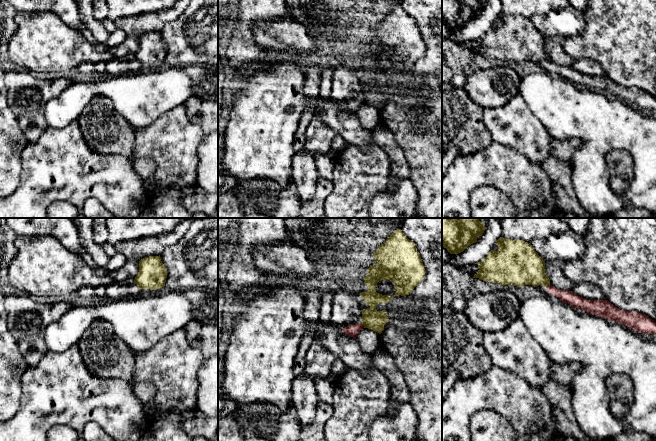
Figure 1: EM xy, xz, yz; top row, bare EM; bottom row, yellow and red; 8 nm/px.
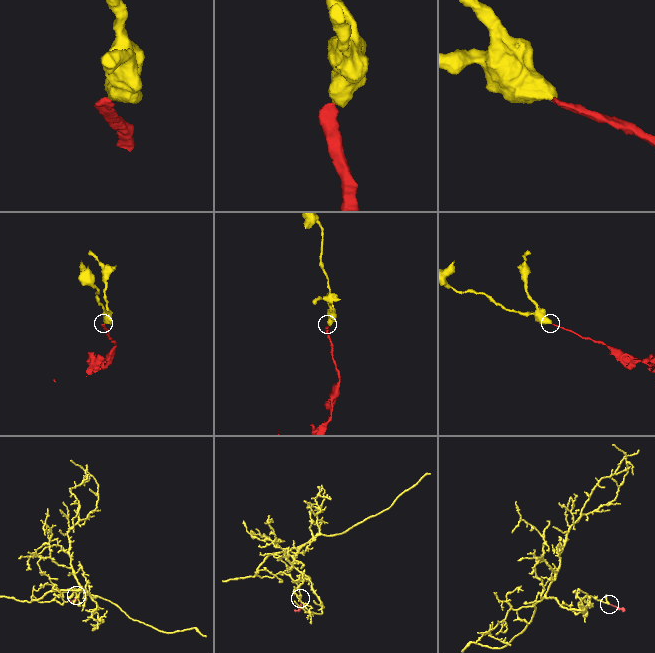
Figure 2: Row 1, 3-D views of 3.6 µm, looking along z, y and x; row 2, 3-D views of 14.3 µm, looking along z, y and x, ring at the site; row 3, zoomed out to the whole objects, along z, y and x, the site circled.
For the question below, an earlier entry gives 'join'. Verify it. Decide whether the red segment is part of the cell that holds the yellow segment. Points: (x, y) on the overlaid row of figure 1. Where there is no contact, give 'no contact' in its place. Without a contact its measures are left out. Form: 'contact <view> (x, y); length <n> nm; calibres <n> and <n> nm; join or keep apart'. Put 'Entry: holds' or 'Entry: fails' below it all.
contact xz (363, 325); length 50 nm; calibres 160 and 90 nm; keep apart
Entry: fails

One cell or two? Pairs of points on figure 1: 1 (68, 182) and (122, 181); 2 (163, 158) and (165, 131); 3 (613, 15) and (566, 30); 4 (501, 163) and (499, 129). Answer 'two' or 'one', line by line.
1: one
2: one
3: two
4: two

